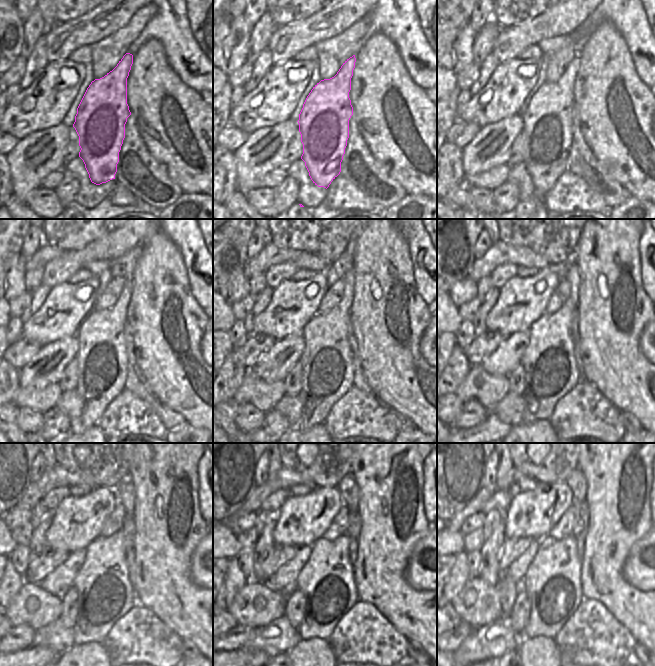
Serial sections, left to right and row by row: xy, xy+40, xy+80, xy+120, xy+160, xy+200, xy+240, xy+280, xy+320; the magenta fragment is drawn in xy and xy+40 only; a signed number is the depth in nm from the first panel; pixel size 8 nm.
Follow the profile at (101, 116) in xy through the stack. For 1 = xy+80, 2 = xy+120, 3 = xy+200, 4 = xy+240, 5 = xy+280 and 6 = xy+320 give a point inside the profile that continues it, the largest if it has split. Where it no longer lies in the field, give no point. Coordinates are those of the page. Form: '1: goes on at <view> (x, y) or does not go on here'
1: goes on at xy+80 (548, 119)
2: goes on at xy+120 (102, 357)
3: goes on at xy+200 (551, 371)
4: goes on at xy+240 (105, 592)
5: goes on at xy+280 (327, 581)
6: goes on at xy+320 (552, 582)

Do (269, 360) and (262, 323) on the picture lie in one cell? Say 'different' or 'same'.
different

